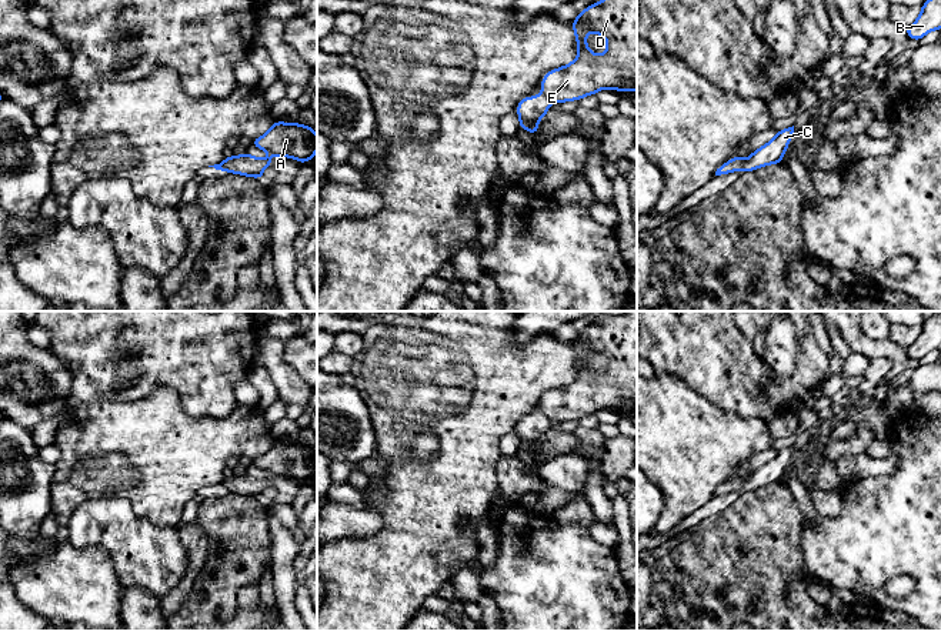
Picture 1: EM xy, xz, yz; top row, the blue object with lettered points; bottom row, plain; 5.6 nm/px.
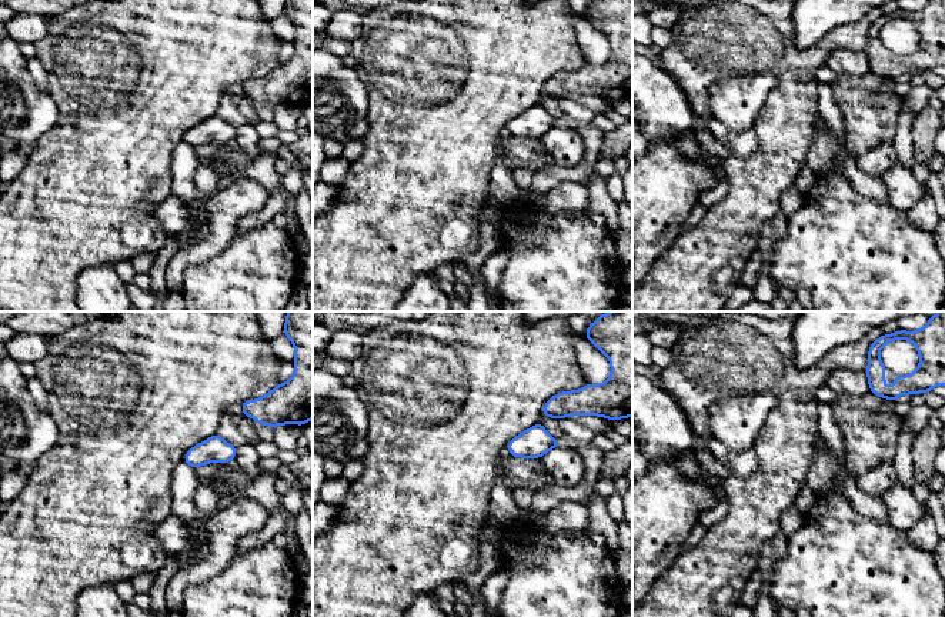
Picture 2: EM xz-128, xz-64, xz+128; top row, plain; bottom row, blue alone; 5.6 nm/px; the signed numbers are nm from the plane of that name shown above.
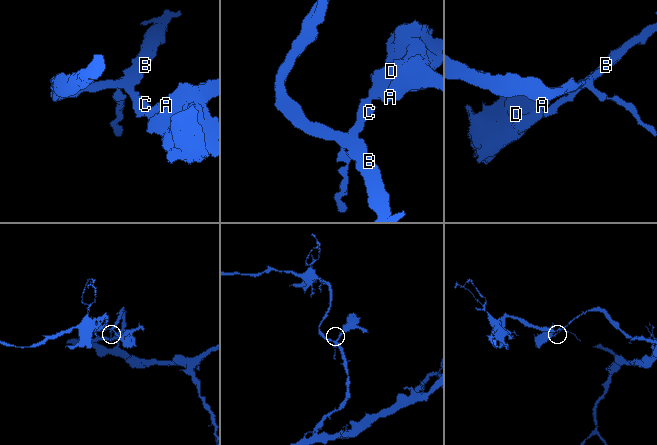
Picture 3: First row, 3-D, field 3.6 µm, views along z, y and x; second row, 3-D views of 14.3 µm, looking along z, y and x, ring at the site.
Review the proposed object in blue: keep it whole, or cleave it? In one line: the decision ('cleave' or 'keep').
cleave

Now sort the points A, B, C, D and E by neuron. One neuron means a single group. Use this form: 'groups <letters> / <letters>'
groups A D E / B C

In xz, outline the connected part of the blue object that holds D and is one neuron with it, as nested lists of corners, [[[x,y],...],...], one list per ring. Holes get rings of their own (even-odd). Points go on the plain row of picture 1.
[[[637,311],[621,316],[604,316],[600,323],[590,324],[571,343],[577,360],[578,375],[574,381],[547,391],[541,400],[541,410],[551,423],[581,420],[600,410],[637,411]],[[593,351],[604,355],[607,370],[595,374],[587,367],[587,354]]]

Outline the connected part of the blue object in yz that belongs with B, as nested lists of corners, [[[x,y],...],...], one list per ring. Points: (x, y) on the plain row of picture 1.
[[[941,313],[922,324],[918,338],[905,350],[905,354],[920,361],[932,350],[941,350]]]

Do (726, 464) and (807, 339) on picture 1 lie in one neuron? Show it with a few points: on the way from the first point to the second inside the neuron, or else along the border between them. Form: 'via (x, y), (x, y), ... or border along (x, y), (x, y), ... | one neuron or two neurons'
border along (724, 410), (746, 417), (761, 417), (767, 423) | two neurons

